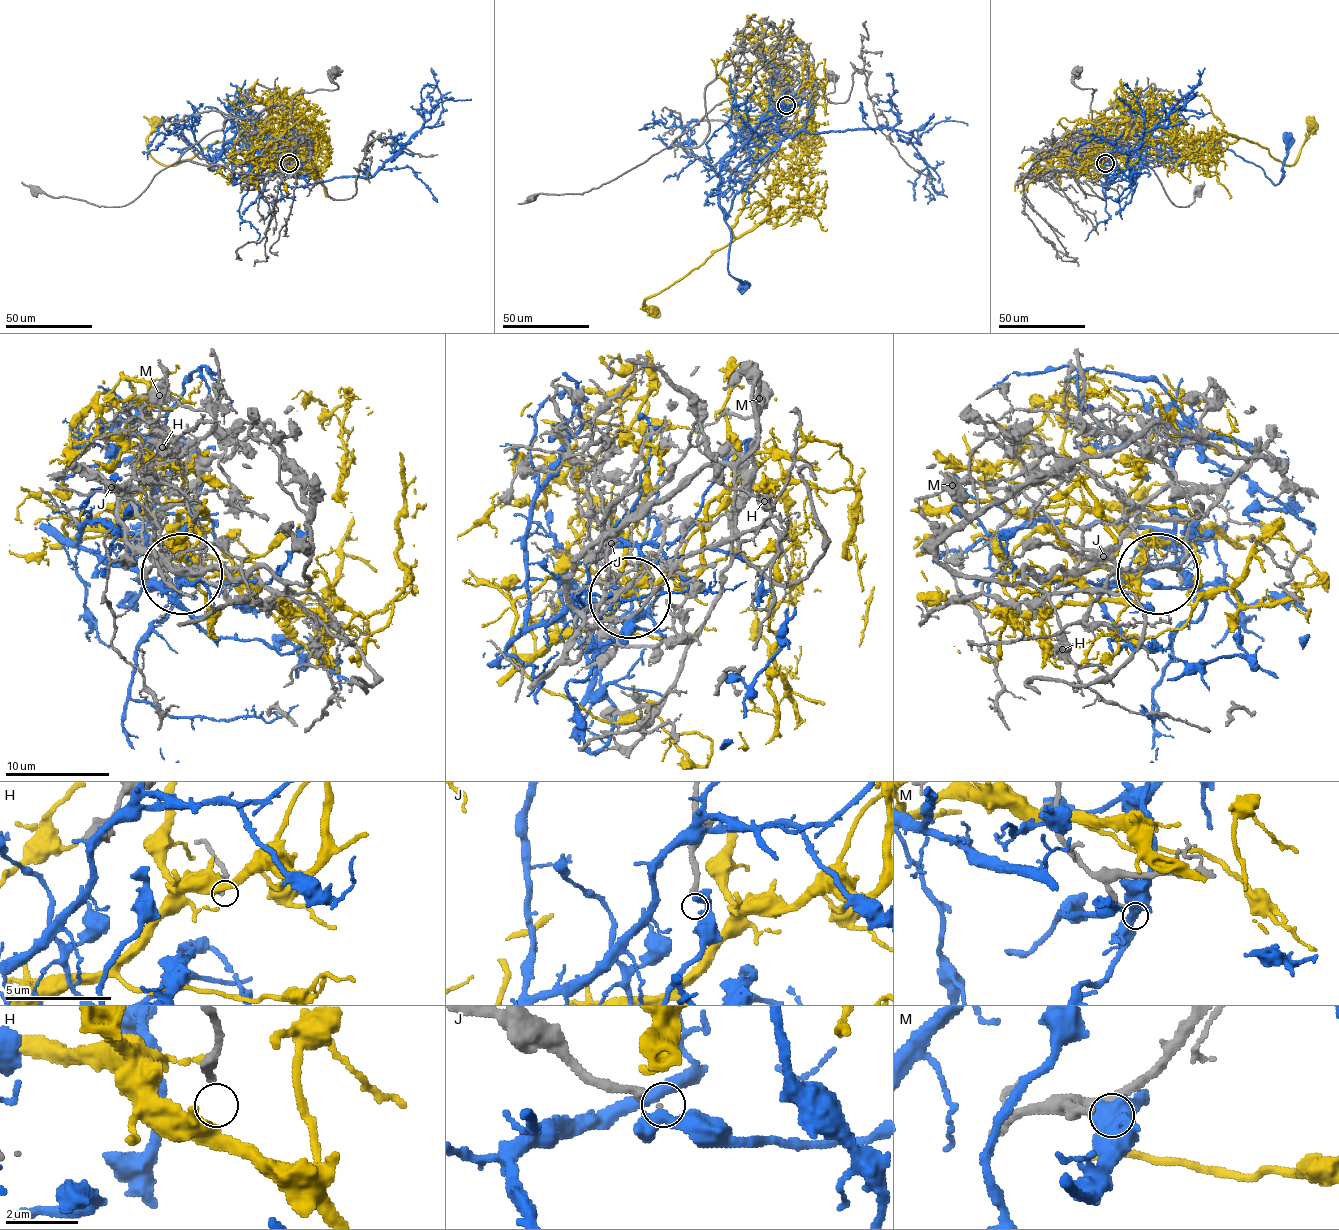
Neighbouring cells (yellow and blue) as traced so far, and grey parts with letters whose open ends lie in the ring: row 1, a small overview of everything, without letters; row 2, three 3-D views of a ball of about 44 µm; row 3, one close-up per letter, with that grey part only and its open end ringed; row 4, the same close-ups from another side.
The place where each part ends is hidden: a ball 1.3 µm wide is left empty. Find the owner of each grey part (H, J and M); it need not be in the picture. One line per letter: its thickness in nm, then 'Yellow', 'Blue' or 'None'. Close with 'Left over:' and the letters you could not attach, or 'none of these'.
H: Thickness 240 nm. None
J: Thickness 260 nm. Blue
M: Thickness 280 nm. None
Left over: H, M

